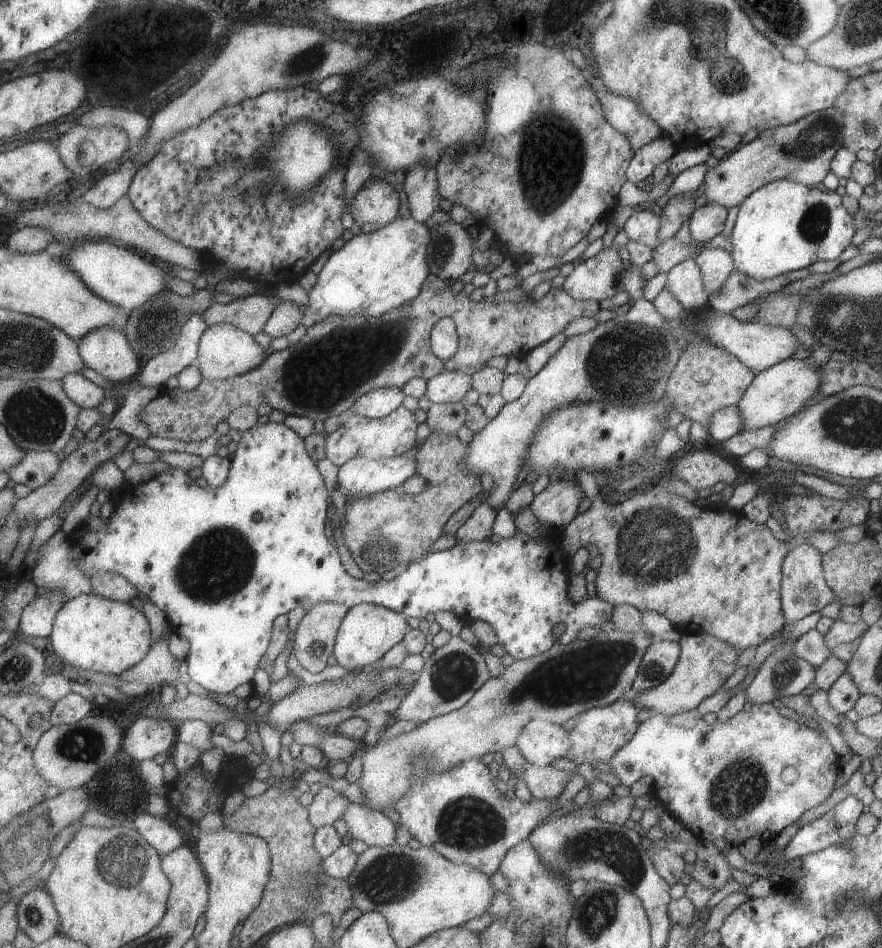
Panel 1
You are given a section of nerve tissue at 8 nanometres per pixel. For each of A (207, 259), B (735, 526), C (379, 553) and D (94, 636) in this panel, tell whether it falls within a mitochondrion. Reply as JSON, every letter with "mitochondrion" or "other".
{"A":"other","B":"other","C":"mitochondrion","D":"other"}

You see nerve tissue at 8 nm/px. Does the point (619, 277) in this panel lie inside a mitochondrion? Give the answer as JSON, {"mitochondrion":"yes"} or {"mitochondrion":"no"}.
{"mitochondrion":"yes"}

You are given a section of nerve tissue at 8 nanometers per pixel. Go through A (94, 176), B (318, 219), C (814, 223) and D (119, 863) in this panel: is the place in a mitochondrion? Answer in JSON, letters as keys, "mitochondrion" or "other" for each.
{"A":"other","B":"other","C":"mitochondrion","D":"mitochondrion"}

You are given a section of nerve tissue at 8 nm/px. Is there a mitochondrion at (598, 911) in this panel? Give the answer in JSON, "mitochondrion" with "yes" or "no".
{"mitochondrion":"yes"}

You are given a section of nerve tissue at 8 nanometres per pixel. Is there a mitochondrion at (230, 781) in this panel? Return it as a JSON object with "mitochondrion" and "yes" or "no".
{"mitochondrion":"no"}

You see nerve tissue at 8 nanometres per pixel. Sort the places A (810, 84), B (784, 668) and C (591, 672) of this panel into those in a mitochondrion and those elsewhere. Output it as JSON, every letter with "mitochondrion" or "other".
{"A":"other","B":"mitochondrion","C":"mitochondrion"}

